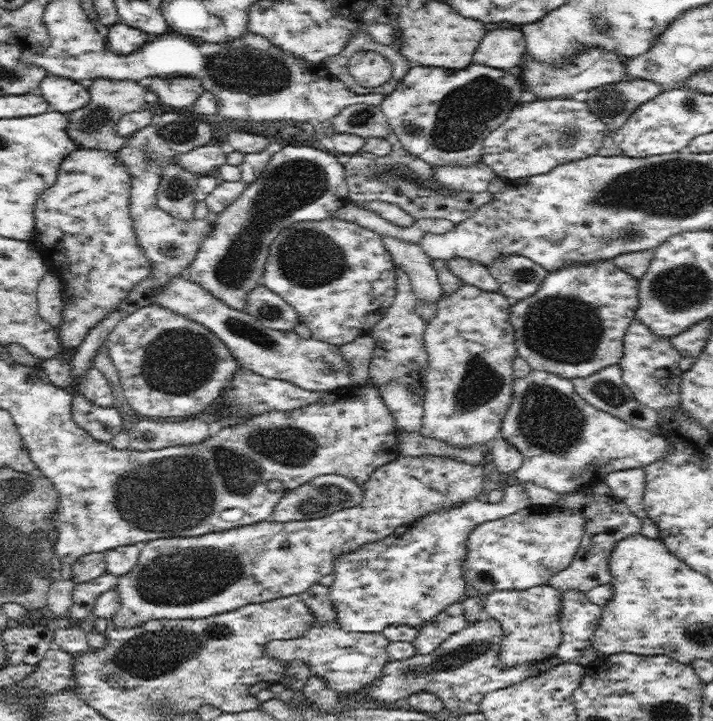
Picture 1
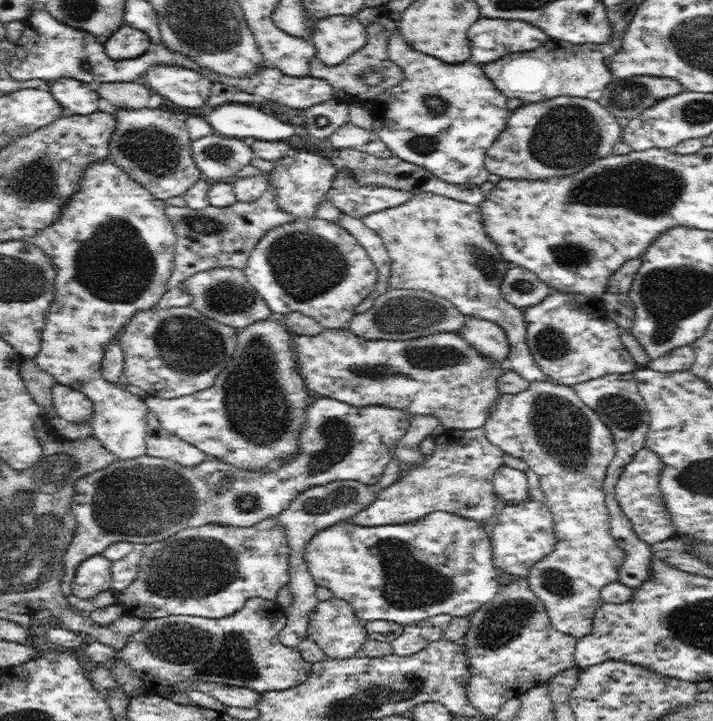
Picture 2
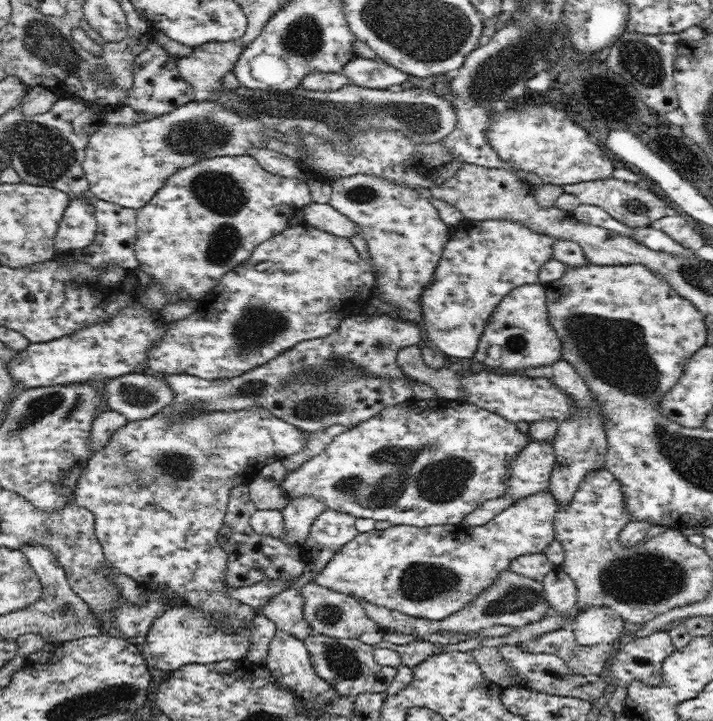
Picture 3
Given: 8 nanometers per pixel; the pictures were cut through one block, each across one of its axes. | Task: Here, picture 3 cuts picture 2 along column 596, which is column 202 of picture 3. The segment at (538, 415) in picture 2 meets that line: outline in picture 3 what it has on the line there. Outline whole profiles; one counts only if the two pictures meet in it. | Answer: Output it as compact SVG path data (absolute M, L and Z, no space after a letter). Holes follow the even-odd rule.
M250 406L250 408L244 408L244 410L230 410L230 412L216 410L216 412L206 412L206 414L198 414L198 416L186 414L186 416L180 416L178 420L174 420L174 422L171 422L165 416L165 412L166 409L154 414L154 416L150 416L150 418L144 418L144 420L130 420L124 426L118 428L110 436L110 440L106 442L106 447L90 458L84 472L82 472L82 476L80 476L80 480L78 480L73 502L94 514L95 533L102 545L106 562L112 567L116 567L120 573L128 575L144 592L159 592L162 597L174 599L176 606L190 606L192 609L196 607L202 609L206 615L216 613L218 615L218 622L216 622L218 626L216 627L220 627L222 631L235 633L238 629L249 629L258 610L229 596L230 593L228 593L228 587L224 583L223 575L228 566L229 558L226 551L220 546L217 536L219 530L224 526L231 490L240 484L248 486L254 478L261 475L264 466L282 461L288 456L298 454L298 452L302 451L302 448L306 448L307 440L304 436L306 431L288 424L288 422L274 416L268 409L261 406Z

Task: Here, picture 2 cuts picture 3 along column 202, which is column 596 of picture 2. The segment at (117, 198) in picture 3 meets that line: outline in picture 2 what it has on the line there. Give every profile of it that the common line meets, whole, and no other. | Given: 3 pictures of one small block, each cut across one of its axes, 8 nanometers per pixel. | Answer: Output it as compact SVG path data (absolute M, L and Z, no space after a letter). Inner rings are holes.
M556 97L551 99L546 99L540 102L528 103L526 106L520 106L514 112L511 112L511 116L508 118L506 123L506 128L499 134L496 138L496 142L490 146L487 150L485 165L490 174L497 174L502 179L526 179L526 180L544 180L552 177L566 177L568 175L574 174L583 168L586 168L589 164L592 164L595 160L599 158L606 158L606 156L613 153L614 145L618 140L622 140L621 136L623 133L624 122L616 120L608 113L608 110L601 106L599 101L593 101L589 98L580 97Z

